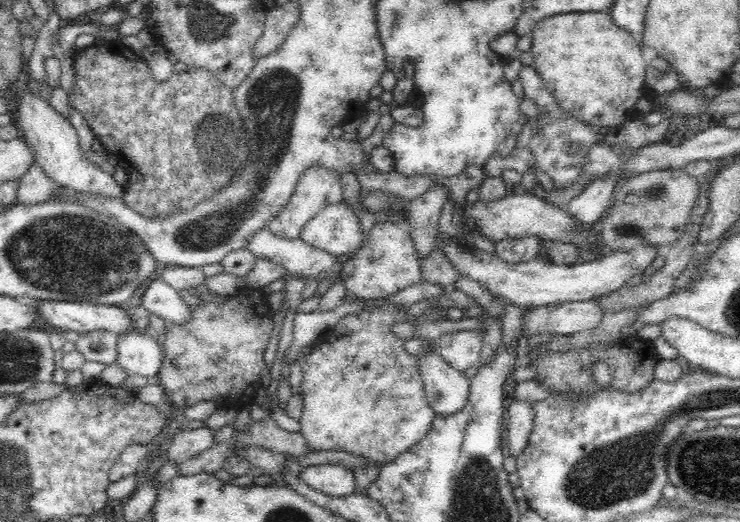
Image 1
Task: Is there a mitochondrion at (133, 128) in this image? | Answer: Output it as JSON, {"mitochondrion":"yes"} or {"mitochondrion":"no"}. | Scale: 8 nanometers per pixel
{"mitochondrion":"no"}

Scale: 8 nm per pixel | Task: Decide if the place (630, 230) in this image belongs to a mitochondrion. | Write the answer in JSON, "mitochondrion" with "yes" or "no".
{"mitochondrion":"yes"}

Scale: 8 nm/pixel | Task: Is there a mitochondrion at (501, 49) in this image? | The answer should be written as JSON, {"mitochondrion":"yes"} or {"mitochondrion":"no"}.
{"mitochondrion":"no"}

